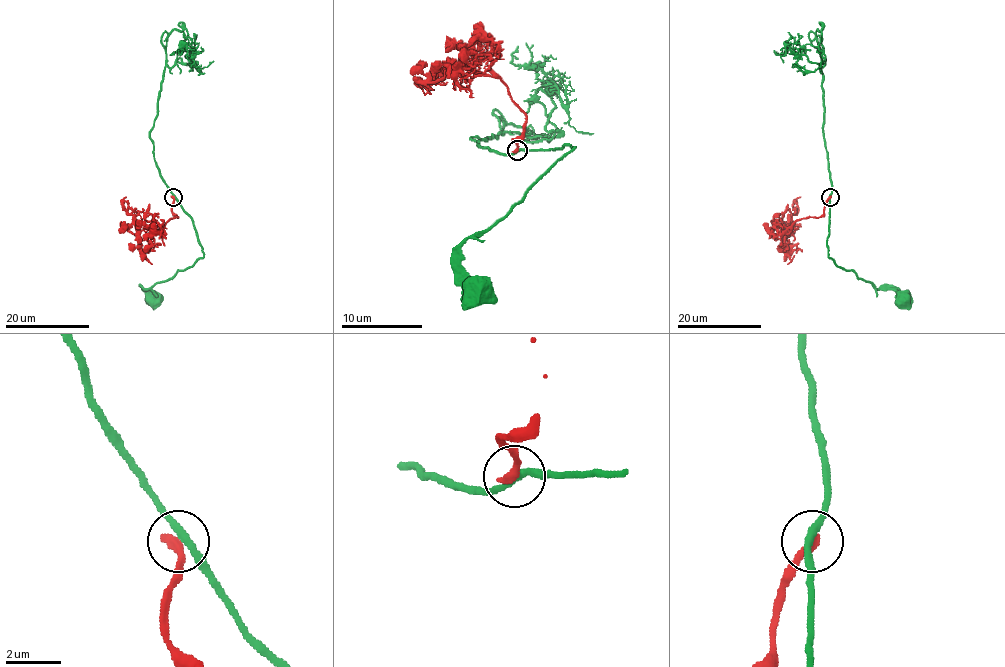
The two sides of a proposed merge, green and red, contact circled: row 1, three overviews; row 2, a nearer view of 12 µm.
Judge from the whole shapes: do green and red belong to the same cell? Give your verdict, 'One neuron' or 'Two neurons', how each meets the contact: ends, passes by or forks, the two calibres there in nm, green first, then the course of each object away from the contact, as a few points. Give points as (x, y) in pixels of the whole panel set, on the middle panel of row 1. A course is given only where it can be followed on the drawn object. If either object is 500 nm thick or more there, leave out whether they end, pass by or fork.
Two neurons. At the ring green passes by. At the ring red ends. Thickness 280 nm (green) against 360 nm. Course of green: (518, 150), (575, 148), (514, 206), (462, 245), (462, 277), (476, 295). Course of red: (516, 150), (514, 142), (524, 130), (526, 114), (498, 77), (446, 71), (430, 83), (419, 79), (425, 94)

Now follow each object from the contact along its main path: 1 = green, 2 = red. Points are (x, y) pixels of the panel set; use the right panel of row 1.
1: (829, 197), (828, 256), (838, 266), (852, 270), (879, 289), (895, 289), (905, 297)
2: (829, 197), (824, 213), (819, 217), (797, 220), (791, 230), (789, 219), (795, 214), (793, 202), (800, 197)

